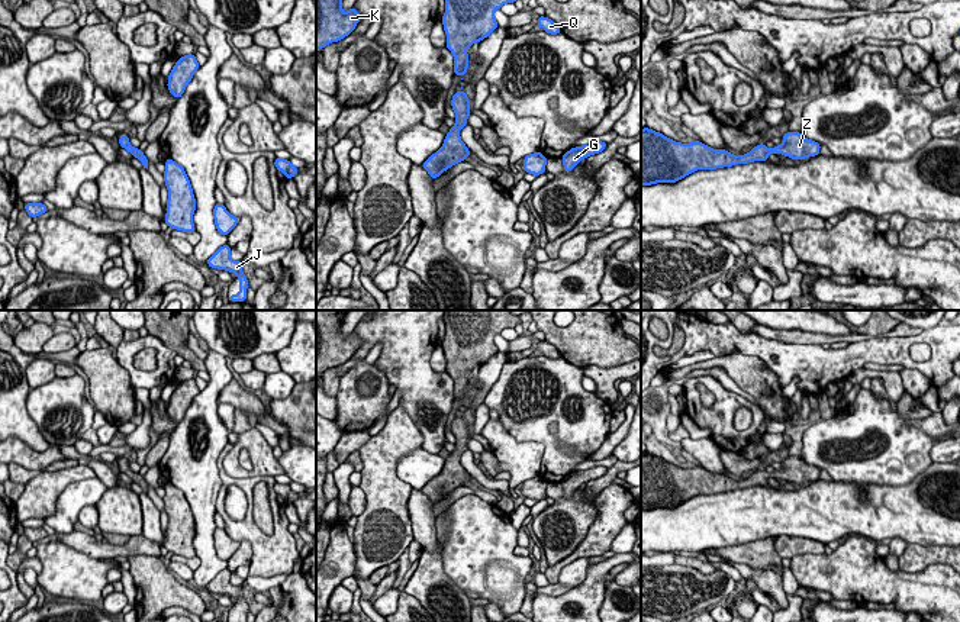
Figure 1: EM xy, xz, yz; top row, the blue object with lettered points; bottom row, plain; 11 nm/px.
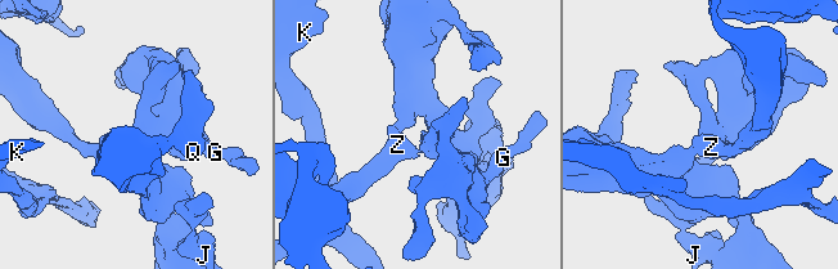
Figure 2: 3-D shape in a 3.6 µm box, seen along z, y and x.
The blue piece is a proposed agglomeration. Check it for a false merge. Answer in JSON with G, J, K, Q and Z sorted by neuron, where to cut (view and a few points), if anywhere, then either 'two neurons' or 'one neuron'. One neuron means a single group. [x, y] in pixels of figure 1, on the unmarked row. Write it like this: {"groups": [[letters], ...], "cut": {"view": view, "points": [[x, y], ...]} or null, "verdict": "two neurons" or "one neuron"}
{"groups": [["G", "J", "K", "Q", "Z"]], "cut": null, "verdict": "one neuron"}

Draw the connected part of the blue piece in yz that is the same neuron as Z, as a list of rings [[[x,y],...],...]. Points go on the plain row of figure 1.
[[[644,452],[641,455],[641,510],[657,507],[677,507],[698,494],[716,494],[754,486],[769,486],[769,478],[783,478],[792,484],[819,480],[821,468],[805,463],[800,457],[787,457],[783,467],[773,474],[764,468],[753,471],[744,480],[734,480],[725,474],[713,474],[700,465],[682,468],[660,457]]]

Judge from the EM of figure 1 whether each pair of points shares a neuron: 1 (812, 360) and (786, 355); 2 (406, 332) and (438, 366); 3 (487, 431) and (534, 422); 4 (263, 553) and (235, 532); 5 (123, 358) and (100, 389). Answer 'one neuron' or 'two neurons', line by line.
1: one neuron
2: two neurons
3: two neurons
4: one neuron
5: two neurons

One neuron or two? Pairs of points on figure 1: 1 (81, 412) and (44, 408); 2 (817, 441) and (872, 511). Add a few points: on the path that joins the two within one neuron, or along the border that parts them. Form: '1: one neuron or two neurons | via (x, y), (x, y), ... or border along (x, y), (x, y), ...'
1: one neuron | via (73, 412), (65, 406), (52, 406)
2: two neurons | border along (831, 479), (883, 486)

